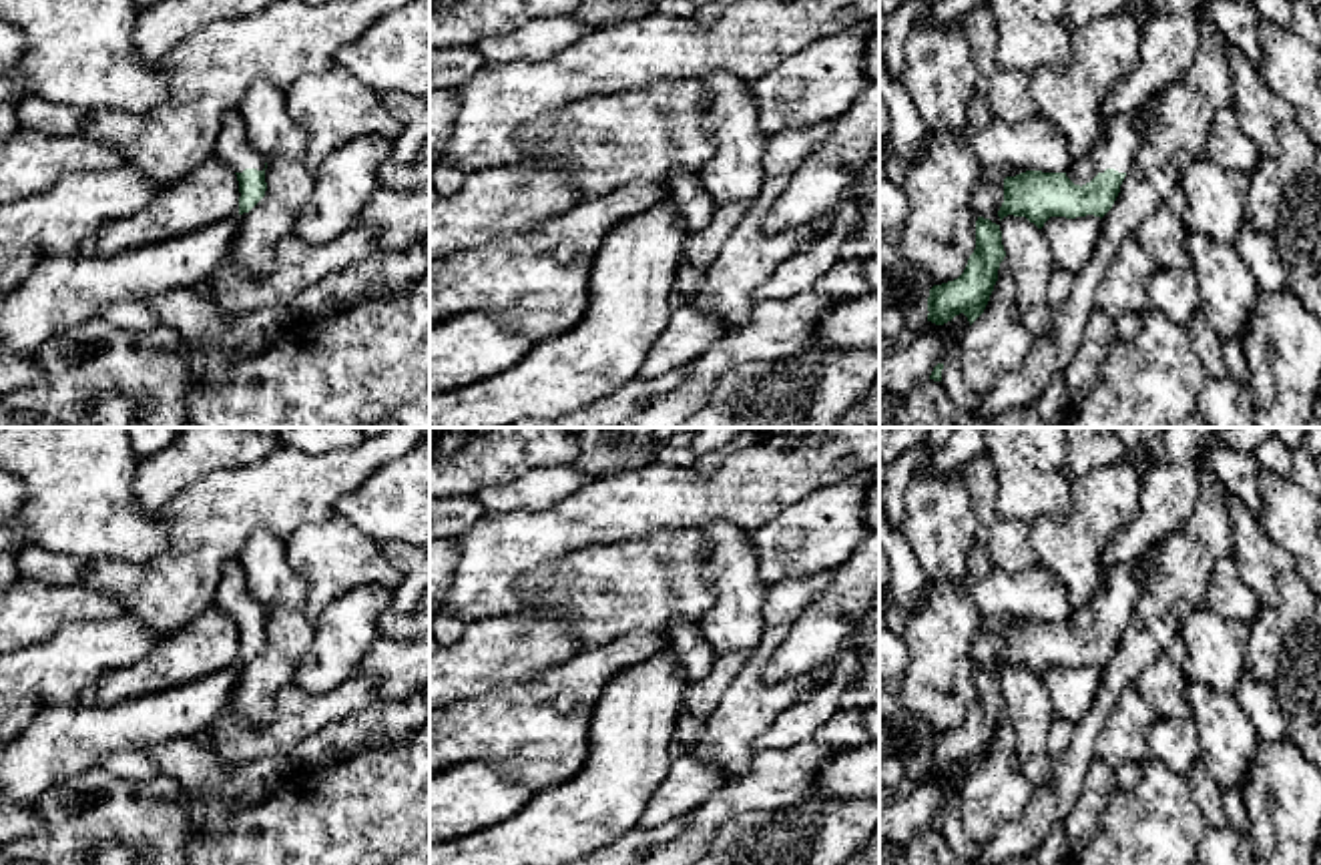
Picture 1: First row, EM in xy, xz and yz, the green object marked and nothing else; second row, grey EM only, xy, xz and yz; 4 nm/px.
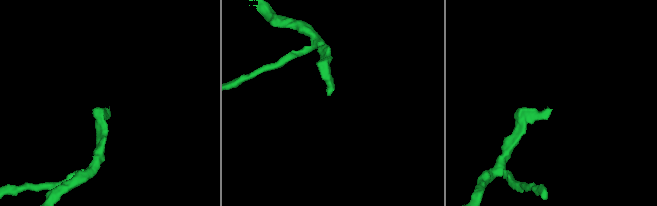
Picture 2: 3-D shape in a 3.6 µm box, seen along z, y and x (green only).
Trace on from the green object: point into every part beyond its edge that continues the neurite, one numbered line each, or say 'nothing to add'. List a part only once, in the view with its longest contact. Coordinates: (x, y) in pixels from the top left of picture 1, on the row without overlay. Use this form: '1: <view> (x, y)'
1: yz (1115, 599)

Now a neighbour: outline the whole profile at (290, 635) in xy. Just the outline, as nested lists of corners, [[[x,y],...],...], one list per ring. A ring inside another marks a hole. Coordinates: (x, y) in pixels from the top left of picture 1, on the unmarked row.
[[[281,606],[267,612],[265,632],[265,646],[249,662],[237,664],[231,708],[249,723],[265,723],[275,714],[277,694],[291,682],[315,638],[313,622]]]

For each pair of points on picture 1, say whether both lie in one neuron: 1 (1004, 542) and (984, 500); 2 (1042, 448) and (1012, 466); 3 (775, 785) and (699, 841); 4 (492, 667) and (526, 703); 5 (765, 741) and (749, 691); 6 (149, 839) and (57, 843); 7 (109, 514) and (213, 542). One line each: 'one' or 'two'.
1: one
2: one
3: one
4: two
5: two
6: one
7: two

